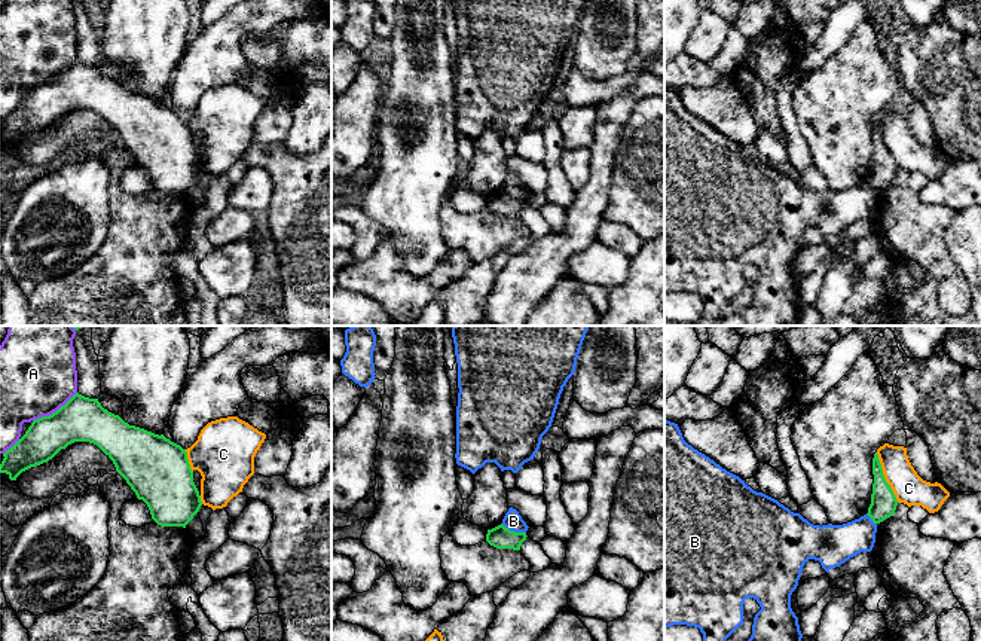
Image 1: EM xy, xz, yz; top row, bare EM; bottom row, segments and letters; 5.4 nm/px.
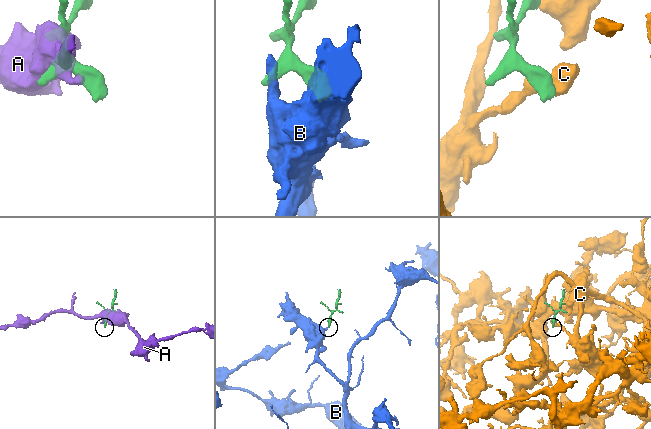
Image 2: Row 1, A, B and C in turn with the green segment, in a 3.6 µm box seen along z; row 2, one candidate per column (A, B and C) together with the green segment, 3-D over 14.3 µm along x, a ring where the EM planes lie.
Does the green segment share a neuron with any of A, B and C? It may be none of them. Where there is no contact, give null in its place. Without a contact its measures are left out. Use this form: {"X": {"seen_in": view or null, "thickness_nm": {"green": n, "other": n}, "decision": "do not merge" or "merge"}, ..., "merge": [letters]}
{"A": {"seen_in": "xy", "thickness_nm": {"green": 240, "other": 420}, "decision": "do not merge"}, "B": {"seen_in": "xz", "thickness_nm": {"green": 120, "other": 100}, "decision": "do not merge"}, "C": {"seen_in": "yz", "thickness_nm": {"green": 140, "other": 170}, "decision": "do not merge"}, "merge": []}

